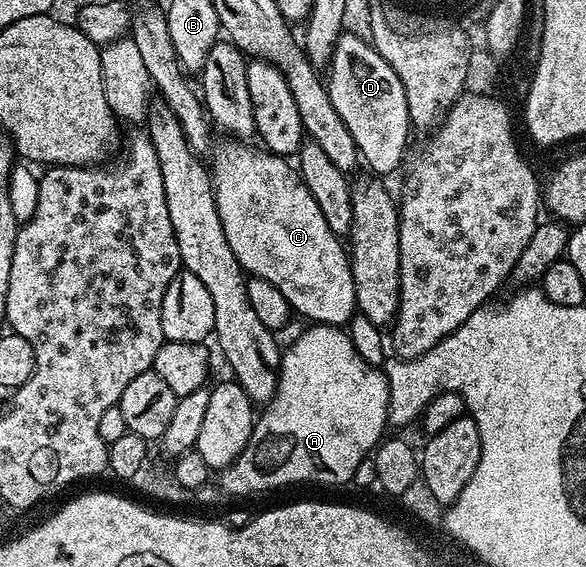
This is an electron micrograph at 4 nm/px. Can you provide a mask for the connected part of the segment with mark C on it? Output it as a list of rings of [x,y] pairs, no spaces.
[[[224,139],[218,145],[210,153],[212,190],[234,259],[245,274],[274,283],[293,310],[309,317],[309,322],[347,326],[357,312],[350,253],[338,234],[330,231],[299,172],[285,158],[255,144]]]

